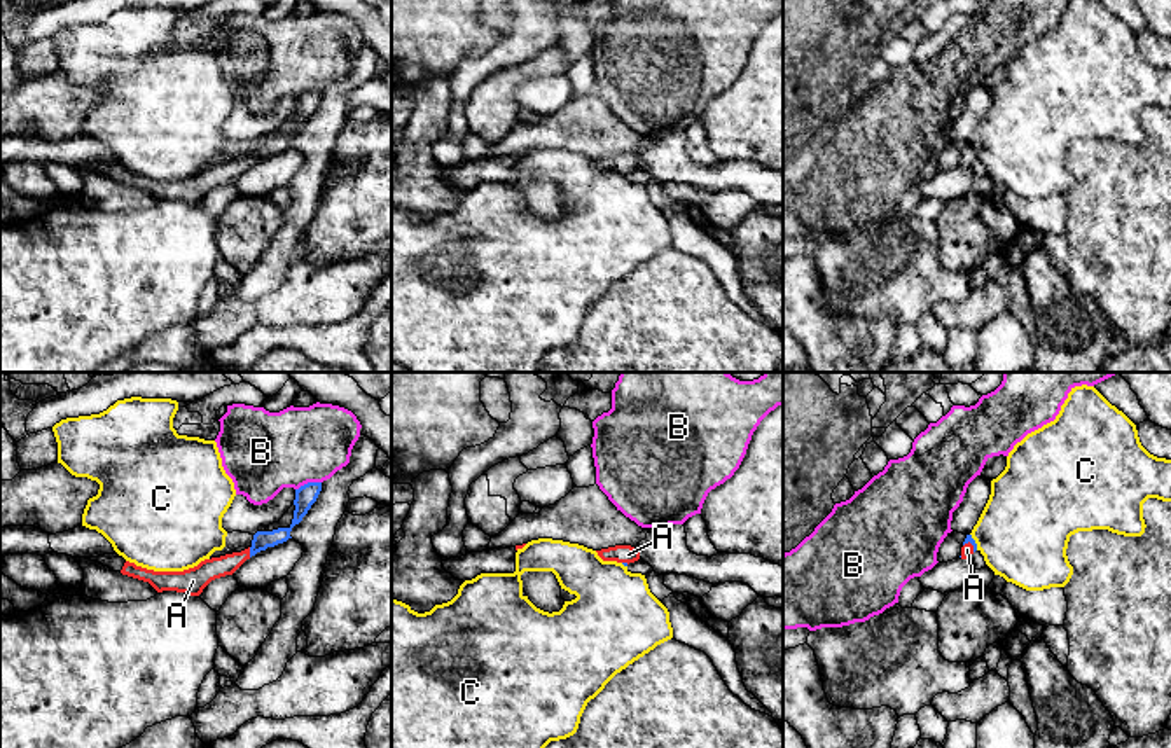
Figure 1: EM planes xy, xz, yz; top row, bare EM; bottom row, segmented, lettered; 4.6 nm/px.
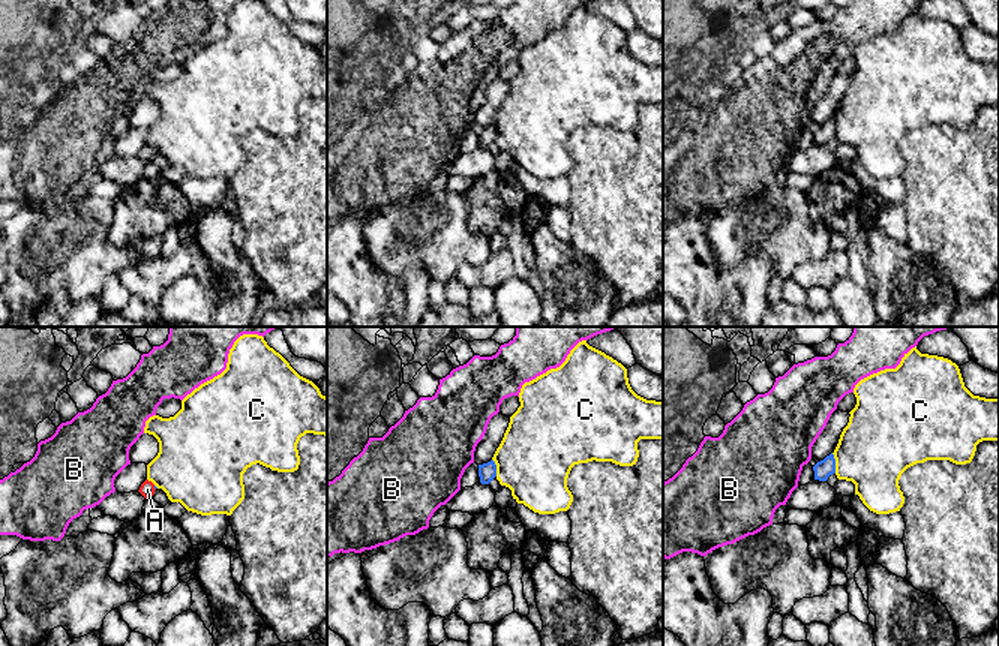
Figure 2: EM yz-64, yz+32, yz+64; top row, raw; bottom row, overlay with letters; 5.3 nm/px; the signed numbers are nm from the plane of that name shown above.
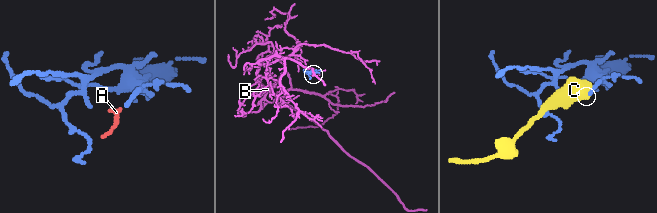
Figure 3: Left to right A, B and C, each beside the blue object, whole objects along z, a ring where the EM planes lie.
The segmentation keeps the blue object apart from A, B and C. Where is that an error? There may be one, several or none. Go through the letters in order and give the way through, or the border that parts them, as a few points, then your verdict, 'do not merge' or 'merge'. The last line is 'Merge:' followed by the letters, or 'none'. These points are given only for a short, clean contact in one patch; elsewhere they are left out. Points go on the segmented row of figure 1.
A: way xy (261, 540), (250, 553), (205, 572); merge
B: border xy (320, 481), (310, 481), (296, 490); do not merge
C: border yz (970, 533), (977, 549); do not merge
Merge: A

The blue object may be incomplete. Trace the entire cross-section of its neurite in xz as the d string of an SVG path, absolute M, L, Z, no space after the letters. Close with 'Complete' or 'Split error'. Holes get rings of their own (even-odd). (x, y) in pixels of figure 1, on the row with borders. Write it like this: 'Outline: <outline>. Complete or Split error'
Outline: M615 545L596 552L603 561L617 561L624 566L640 559L640 552L631 545Z. Split error

